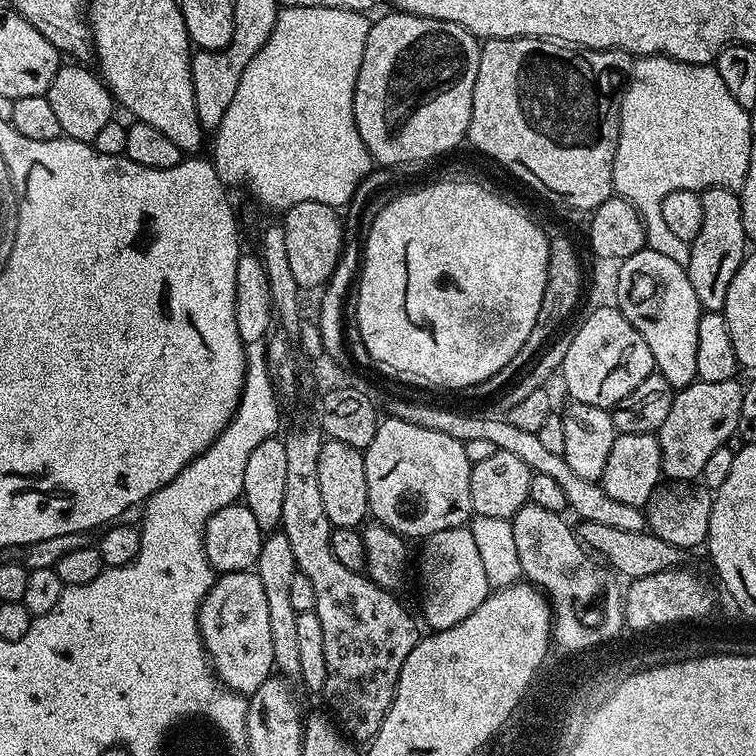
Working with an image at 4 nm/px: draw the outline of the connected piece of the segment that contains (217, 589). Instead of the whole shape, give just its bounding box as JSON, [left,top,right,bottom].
[200,571,274,694]

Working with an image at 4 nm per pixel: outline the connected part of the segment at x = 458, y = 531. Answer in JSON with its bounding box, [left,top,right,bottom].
[420,526,490,630]

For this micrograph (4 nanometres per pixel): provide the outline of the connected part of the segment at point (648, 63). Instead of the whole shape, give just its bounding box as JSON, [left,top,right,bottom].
[612,56,750,265]

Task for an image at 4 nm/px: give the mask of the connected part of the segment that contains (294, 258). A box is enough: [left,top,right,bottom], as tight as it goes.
[282,202,344,288]

